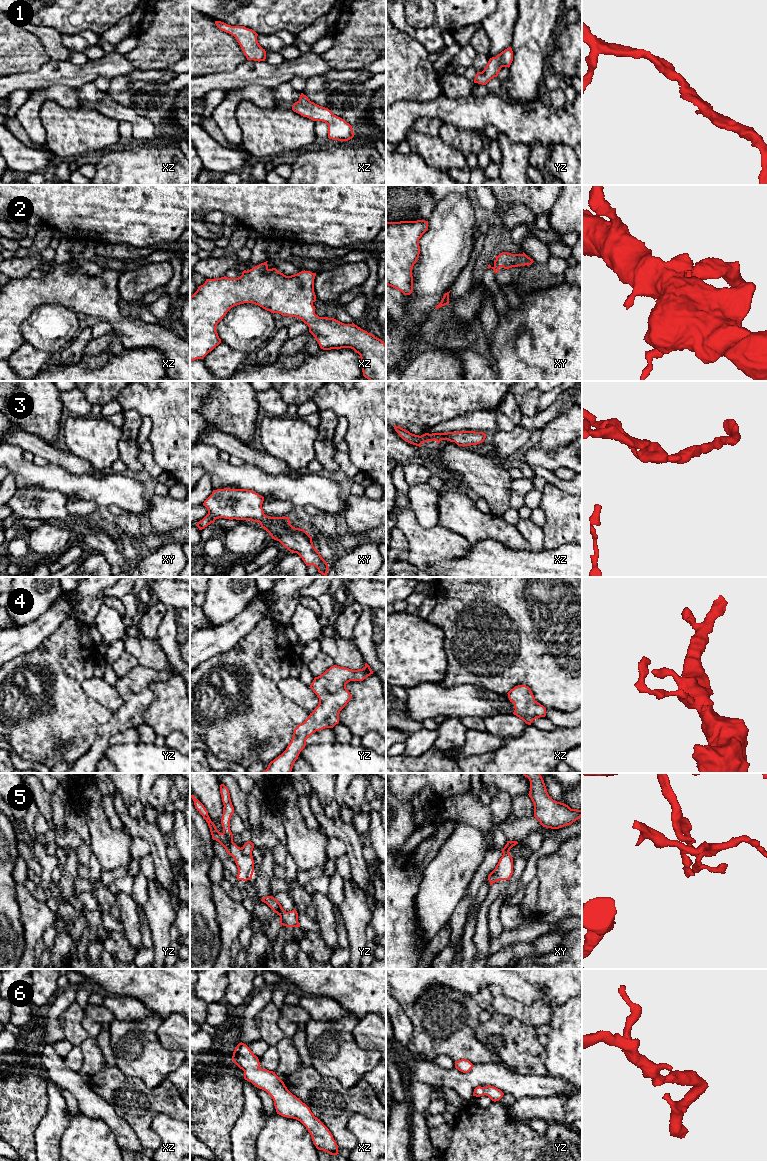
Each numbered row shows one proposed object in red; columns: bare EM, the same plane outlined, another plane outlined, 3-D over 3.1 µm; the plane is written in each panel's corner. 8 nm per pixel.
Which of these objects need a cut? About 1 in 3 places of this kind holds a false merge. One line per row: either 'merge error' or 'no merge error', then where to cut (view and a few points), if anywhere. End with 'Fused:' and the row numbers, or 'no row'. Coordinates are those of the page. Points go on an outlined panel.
1: no merge error | no cut
2: no merge error | no cut
3: no merge error | no cut
4: no merge error | no cut
5: merge error | yz (240, 848), (244, 854), (251, 855)
6: no merge error | no cut
Fused: 5

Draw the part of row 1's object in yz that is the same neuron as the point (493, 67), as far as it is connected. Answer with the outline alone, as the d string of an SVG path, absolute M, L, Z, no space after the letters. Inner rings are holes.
M509 47L498 54L496 57L489 59L486 67L482 72L477 72L474 83L486 85L491 79L497 77L502 67L510 67L513 61L513 51Z

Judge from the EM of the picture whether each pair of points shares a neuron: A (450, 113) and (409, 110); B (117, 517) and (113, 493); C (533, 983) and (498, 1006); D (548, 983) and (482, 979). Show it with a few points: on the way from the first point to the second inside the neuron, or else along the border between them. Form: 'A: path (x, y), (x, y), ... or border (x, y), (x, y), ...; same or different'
A: path (440, 110), (419, 110); same
B: border (98, 506), (108, 506), (136, 515); different
C: border (490, 986), (497, 985), (518, 1001), (534, 1001); different
D: path (532, 979), (498, 979); same

